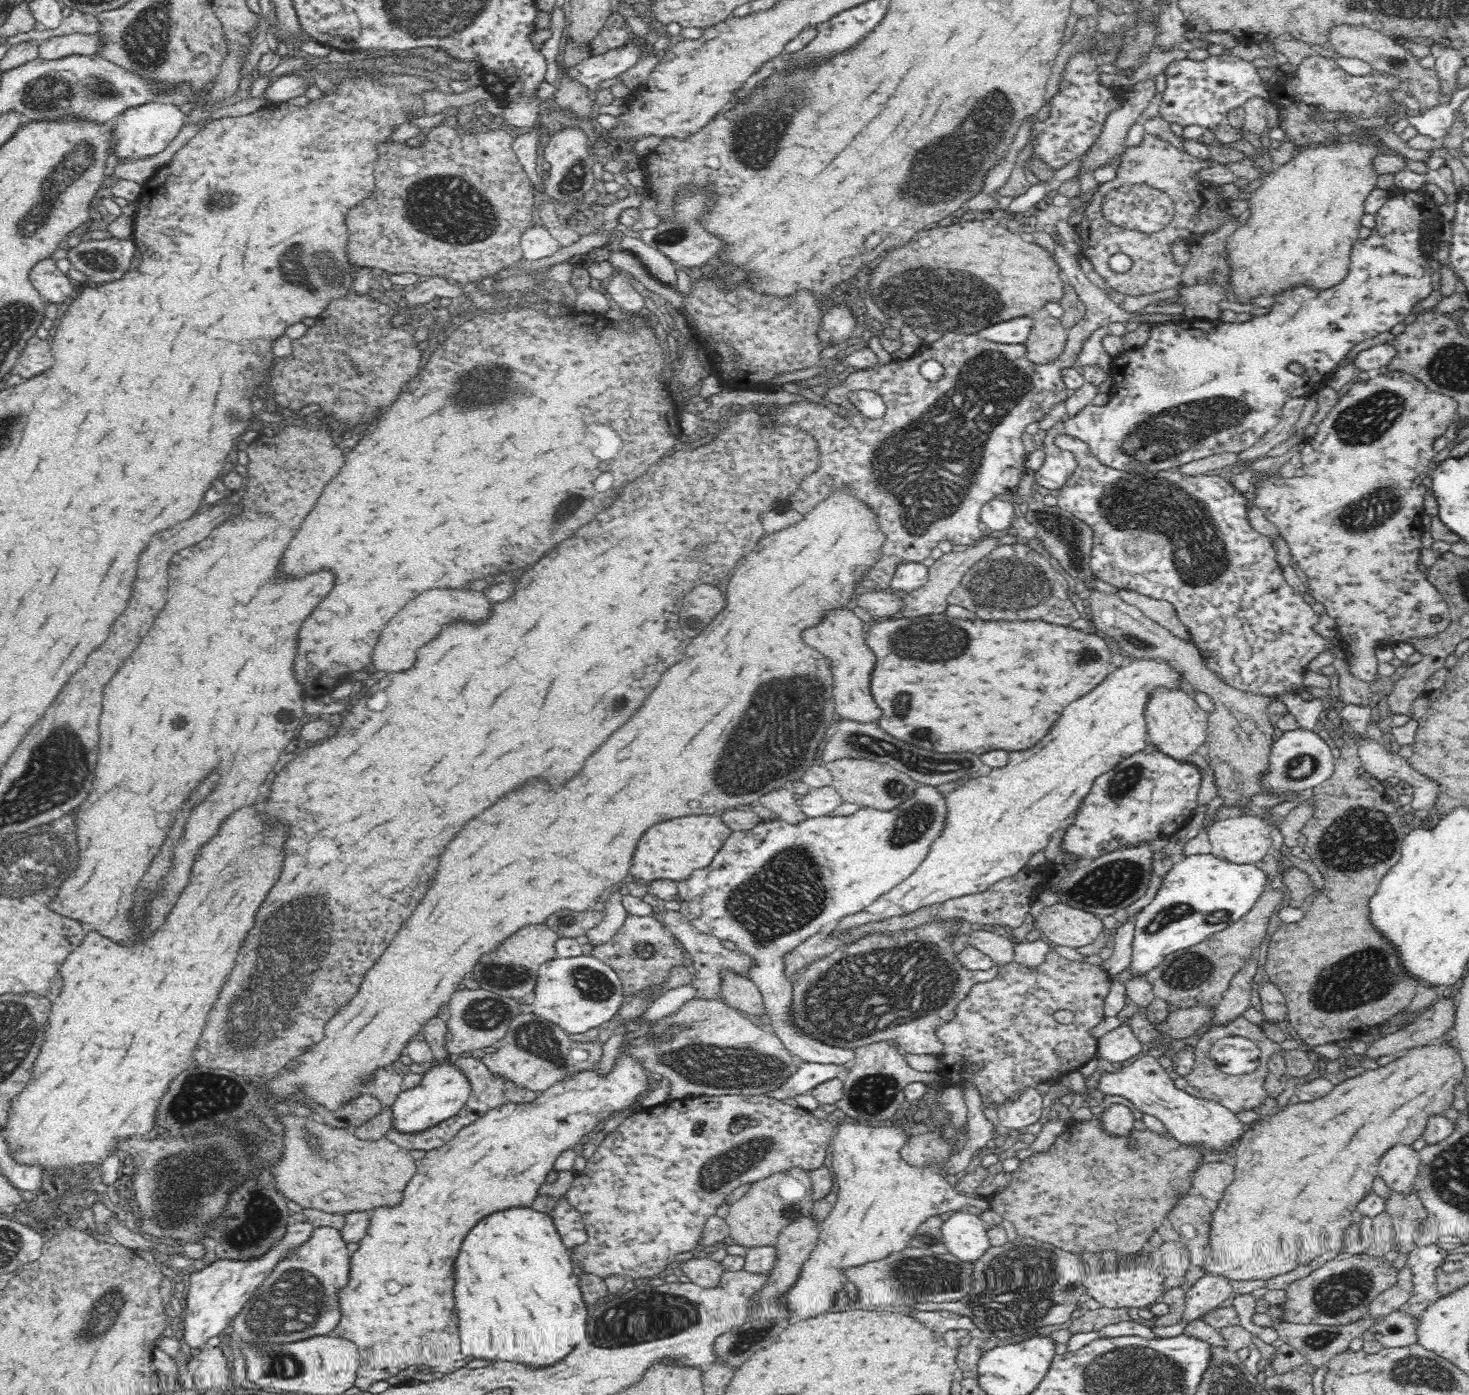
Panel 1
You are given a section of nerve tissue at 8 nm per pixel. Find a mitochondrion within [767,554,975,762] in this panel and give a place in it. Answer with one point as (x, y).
(895, 699)

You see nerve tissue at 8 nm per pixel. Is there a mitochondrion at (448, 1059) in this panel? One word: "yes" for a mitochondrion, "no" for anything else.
no

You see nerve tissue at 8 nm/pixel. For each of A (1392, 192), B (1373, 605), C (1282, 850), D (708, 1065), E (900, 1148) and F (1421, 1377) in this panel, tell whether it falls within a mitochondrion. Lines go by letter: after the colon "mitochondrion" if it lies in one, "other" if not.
A: other
B: other
C: other
D: mitochondrion
E: other
F: mitochondrion

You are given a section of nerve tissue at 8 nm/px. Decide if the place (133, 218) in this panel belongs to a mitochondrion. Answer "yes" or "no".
no

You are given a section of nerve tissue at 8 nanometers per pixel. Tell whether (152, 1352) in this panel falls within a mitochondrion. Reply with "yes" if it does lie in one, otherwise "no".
no

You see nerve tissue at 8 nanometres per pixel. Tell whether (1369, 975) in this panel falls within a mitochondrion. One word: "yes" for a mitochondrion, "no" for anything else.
yes

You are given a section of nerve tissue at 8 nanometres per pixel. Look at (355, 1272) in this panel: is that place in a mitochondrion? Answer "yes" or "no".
no

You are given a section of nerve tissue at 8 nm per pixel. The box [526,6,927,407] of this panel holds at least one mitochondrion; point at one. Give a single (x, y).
(755, 140)

